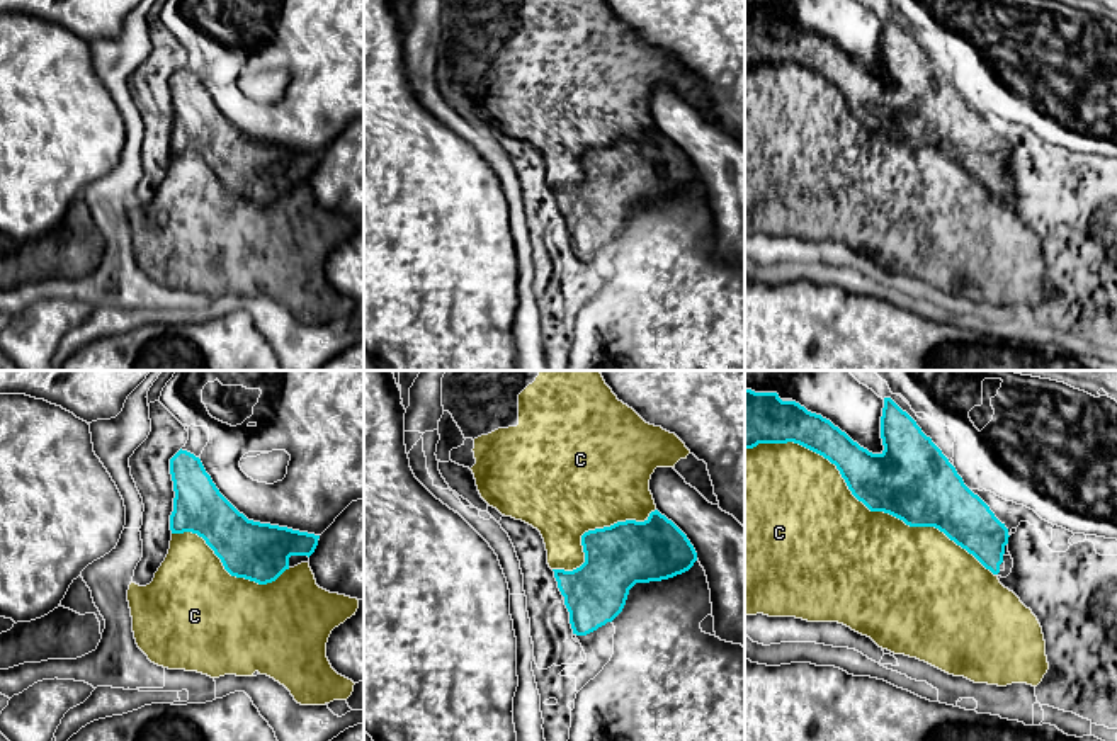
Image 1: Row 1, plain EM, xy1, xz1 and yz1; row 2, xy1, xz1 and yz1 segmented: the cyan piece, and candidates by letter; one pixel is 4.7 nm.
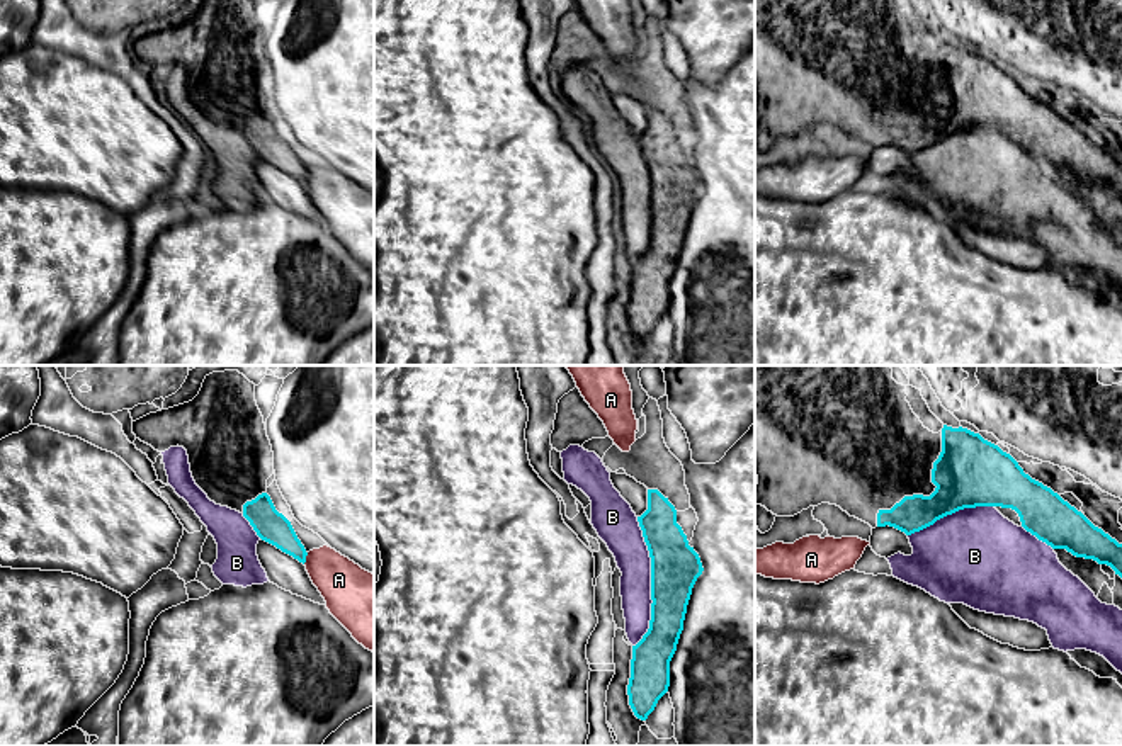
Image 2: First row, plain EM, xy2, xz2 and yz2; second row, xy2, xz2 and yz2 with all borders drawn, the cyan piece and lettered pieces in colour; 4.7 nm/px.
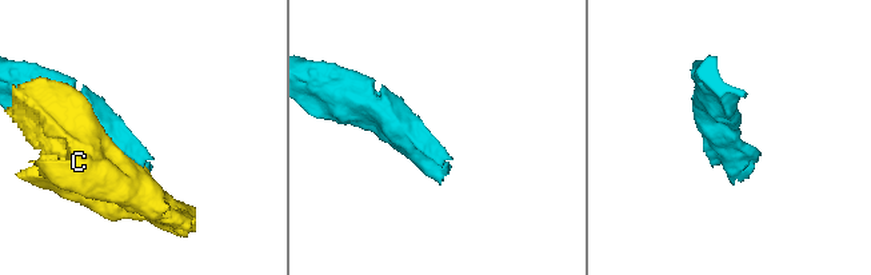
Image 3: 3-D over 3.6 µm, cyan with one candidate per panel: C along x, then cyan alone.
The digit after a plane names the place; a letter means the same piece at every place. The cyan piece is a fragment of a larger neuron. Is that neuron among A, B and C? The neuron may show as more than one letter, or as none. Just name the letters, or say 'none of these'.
none of these

